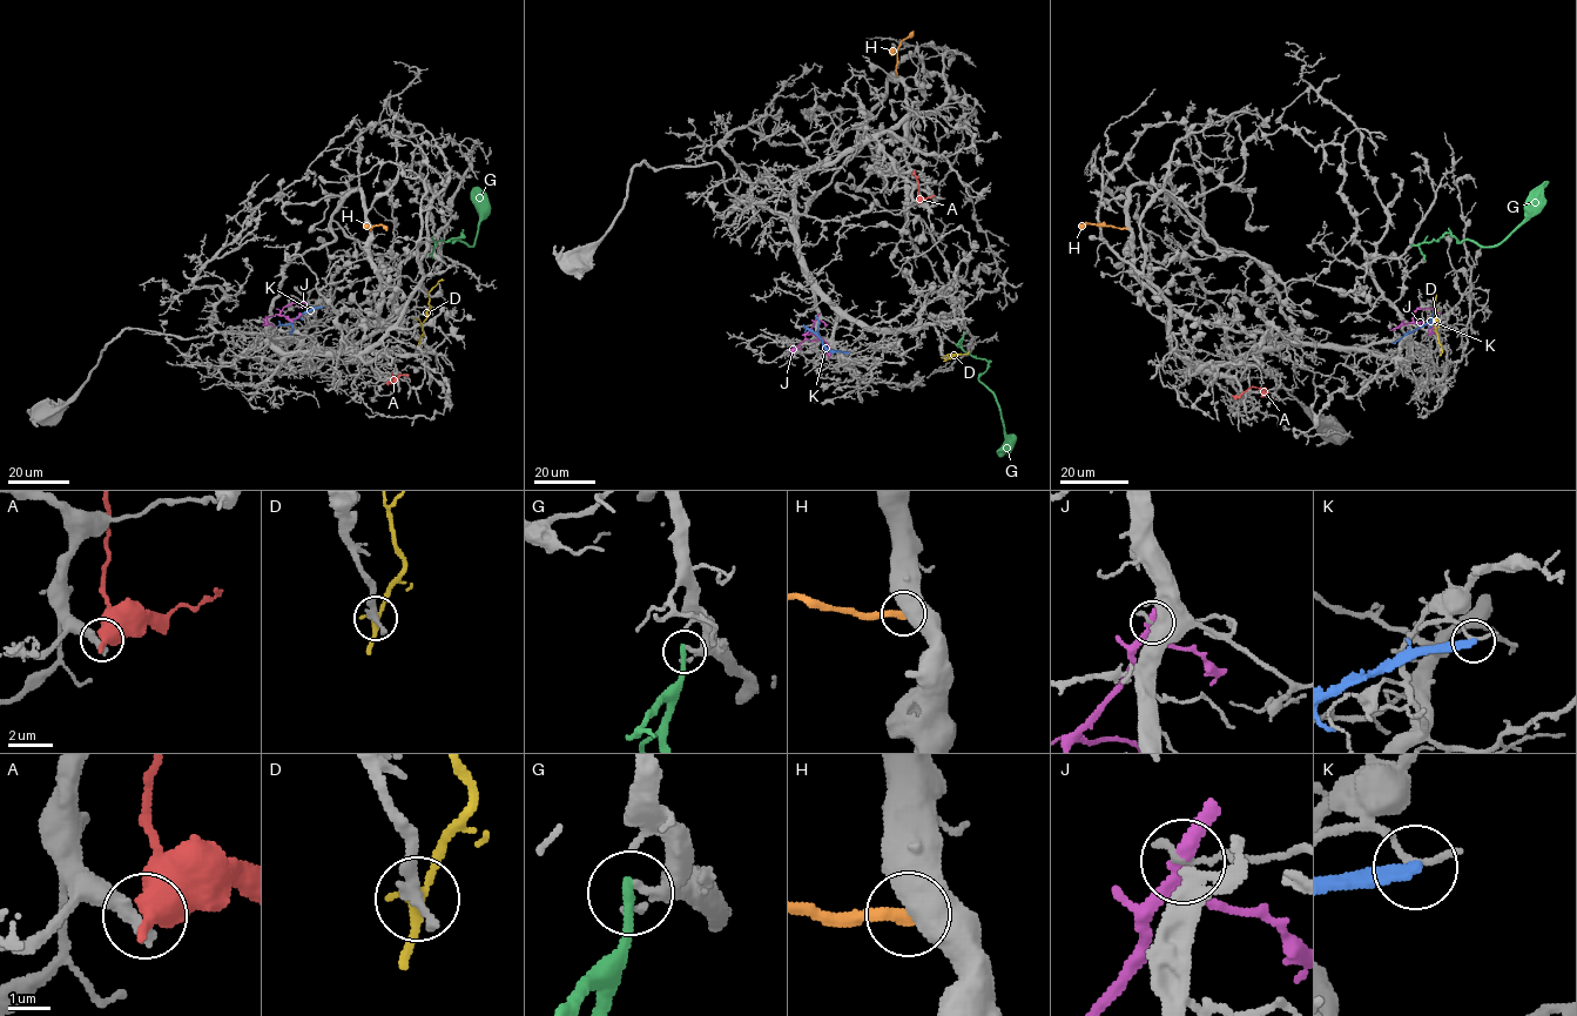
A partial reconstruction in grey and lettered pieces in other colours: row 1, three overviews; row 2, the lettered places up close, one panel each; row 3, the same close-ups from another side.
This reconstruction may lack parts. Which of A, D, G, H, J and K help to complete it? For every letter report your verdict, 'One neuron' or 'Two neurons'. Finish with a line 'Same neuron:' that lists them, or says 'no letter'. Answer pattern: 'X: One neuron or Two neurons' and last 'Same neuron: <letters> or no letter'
A: Two neurons
D: Two neurons
G: Two neurons
H: Two neurons
J: Two neurons
K: Two neurons
Same neuron: no letter

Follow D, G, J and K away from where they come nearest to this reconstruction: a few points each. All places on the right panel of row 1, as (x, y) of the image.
D: (1441, 350), (1435, 329), (1435, 284), (1431, 283)
G: (1412, 244), (1450, 233), (1481, 246), (1501, 243), (1527, 216), (1529, 202), (1548, 181)
J: (1395, 328), (1410, 323), (1417, 309), (1433, 308), (1441, 313)
K: (1433, 314), (1427, 323), (1392, 343)

